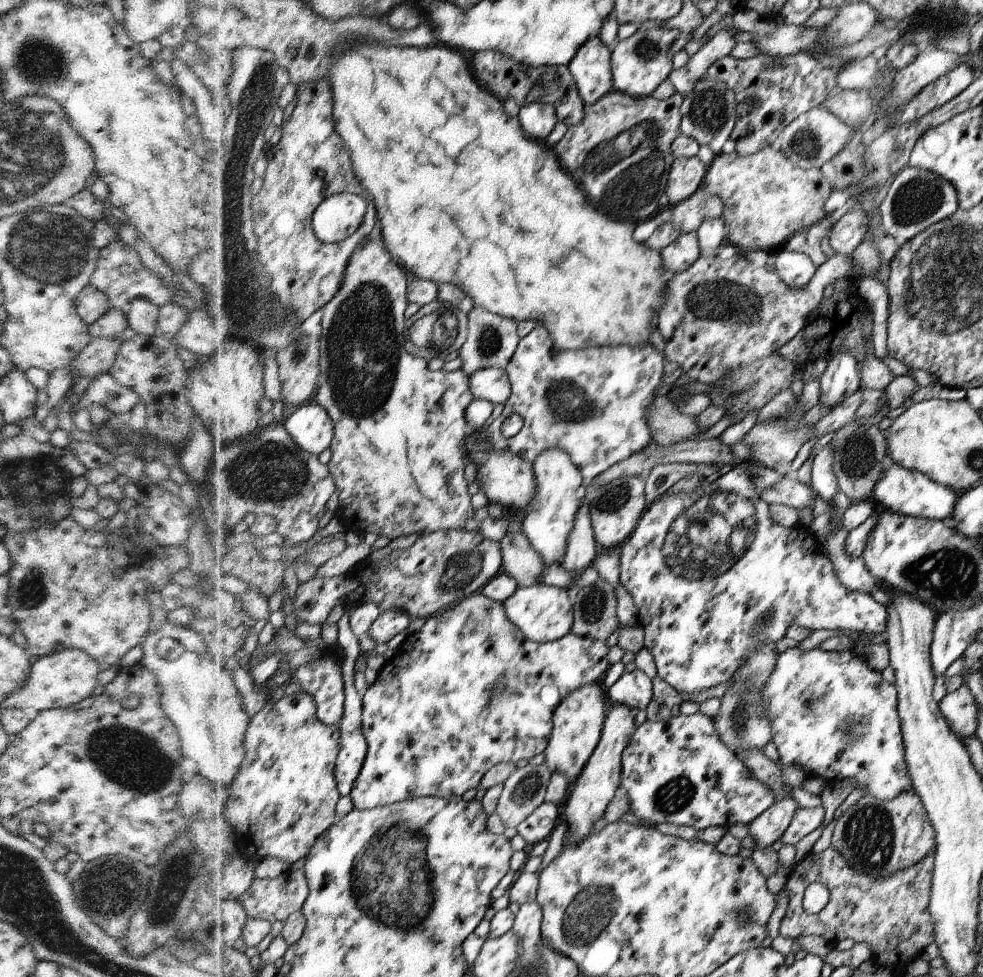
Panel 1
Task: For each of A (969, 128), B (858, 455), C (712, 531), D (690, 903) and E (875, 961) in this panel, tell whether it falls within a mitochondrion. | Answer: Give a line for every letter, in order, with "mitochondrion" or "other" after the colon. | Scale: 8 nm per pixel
A: other
B: mitochondrion
C: mitochondrion
D: other
E: other

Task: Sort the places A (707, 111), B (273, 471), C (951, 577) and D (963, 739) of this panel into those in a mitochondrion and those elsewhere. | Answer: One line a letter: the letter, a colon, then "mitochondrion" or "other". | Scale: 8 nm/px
A: mitochondrion
B: mitochondrion
C: mitochondrion
D: other

